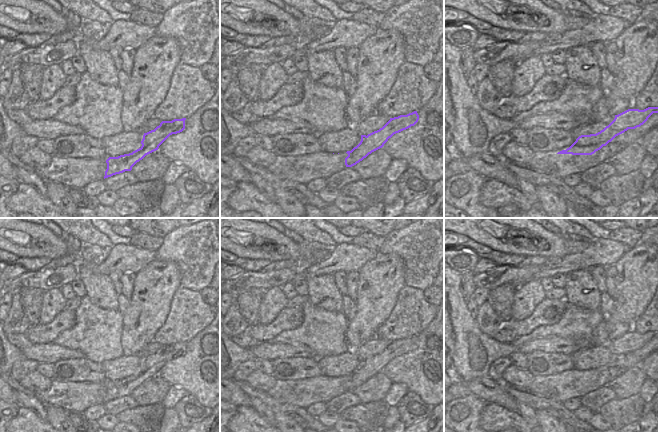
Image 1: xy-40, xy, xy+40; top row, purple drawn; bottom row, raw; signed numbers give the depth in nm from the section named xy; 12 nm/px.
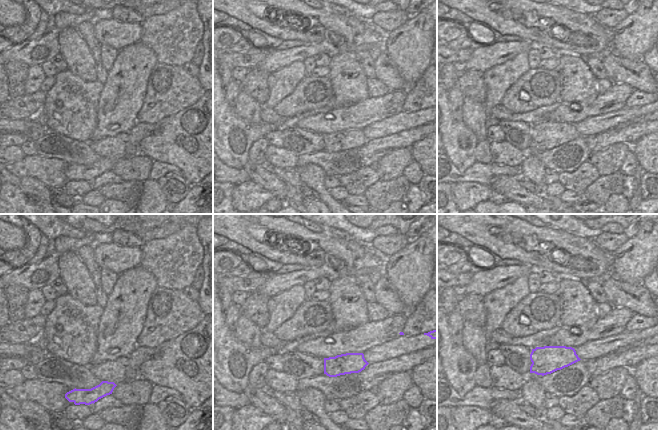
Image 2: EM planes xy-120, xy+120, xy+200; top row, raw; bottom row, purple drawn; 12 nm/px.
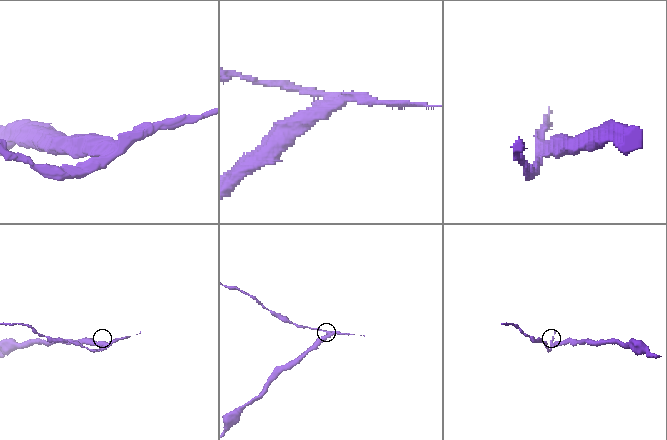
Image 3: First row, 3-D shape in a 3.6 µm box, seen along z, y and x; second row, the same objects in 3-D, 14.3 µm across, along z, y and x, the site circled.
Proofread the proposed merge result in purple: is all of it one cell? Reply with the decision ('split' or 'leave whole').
split

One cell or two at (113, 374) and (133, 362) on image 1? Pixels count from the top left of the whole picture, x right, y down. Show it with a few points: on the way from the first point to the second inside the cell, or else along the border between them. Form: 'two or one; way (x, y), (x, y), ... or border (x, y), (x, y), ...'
one; way (118, 369), (128, 365)

